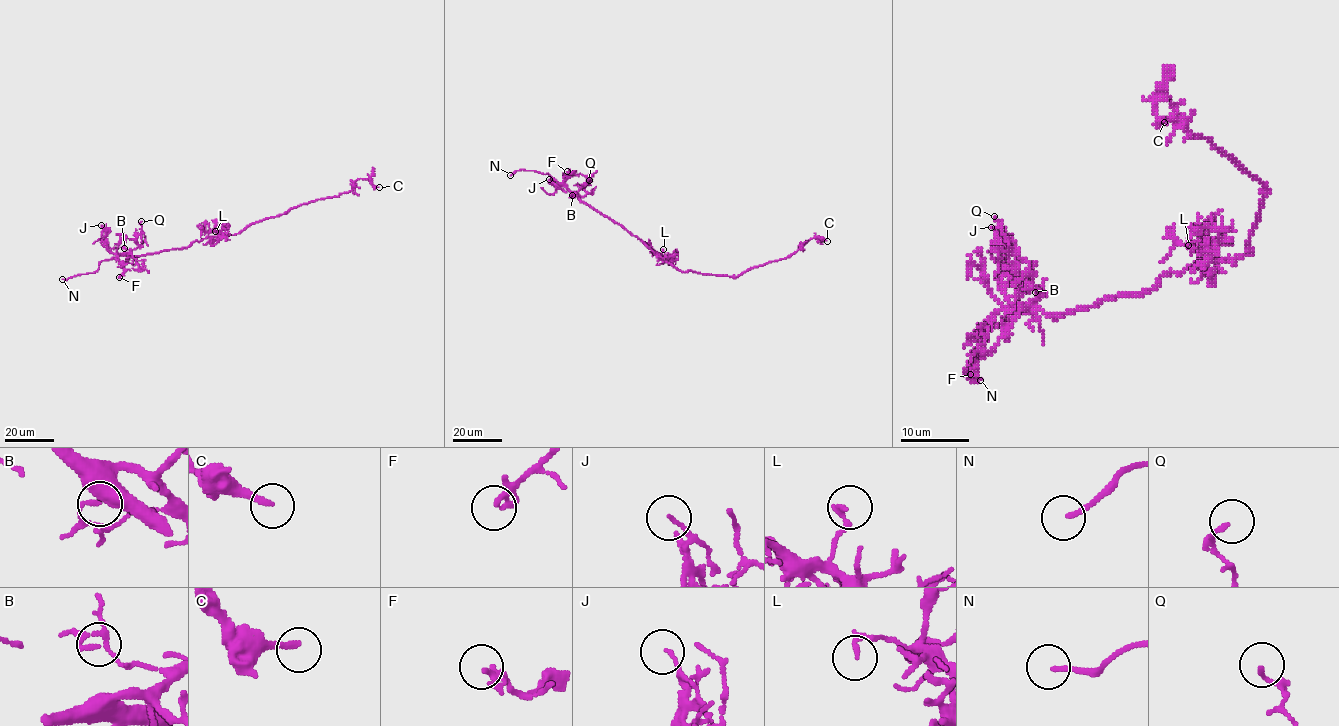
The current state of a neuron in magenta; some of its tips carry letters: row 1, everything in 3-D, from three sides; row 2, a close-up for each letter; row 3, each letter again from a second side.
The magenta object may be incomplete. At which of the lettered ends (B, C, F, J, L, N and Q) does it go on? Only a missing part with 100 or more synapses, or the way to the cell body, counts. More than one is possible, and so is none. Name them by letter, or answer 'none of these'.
N

